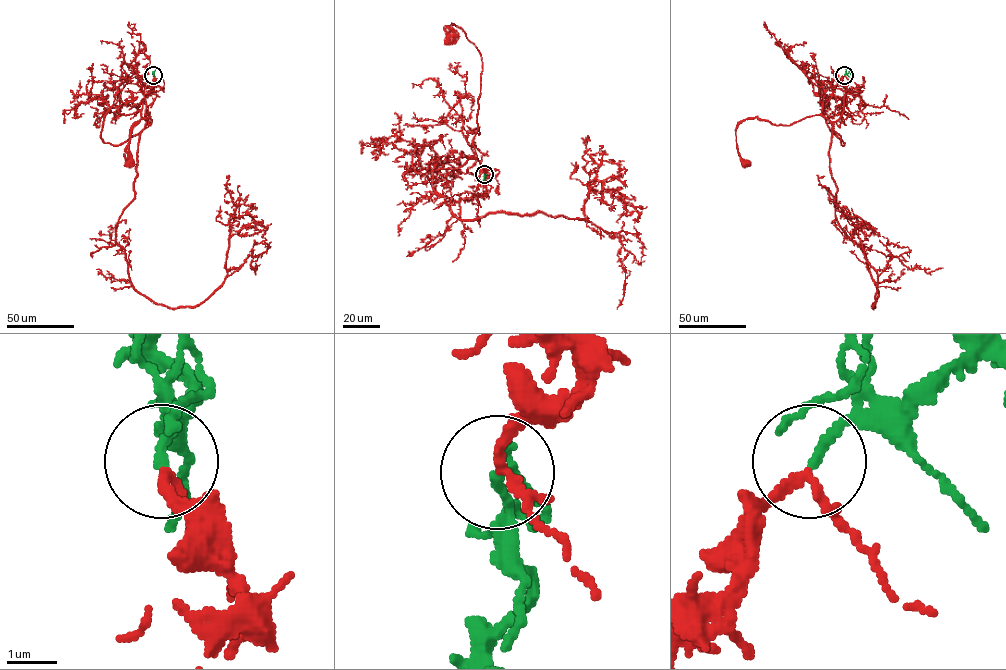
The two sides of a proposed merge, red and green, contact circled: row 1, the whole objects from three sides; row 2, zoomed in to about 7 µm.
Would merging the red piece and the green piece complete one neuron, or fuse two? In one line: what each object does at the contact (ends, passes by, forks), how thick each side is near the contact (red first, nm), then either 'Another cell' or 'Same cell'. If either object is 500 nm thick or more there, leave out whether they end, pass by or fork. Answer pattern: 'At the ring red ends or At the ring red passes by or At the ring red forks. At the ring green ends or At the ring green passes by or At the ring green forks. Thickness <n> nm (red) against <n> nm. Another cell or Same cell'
At the ring red passes by. At the ring green ends. Thickness 180 nm (red) against 180 nm. Same cell

